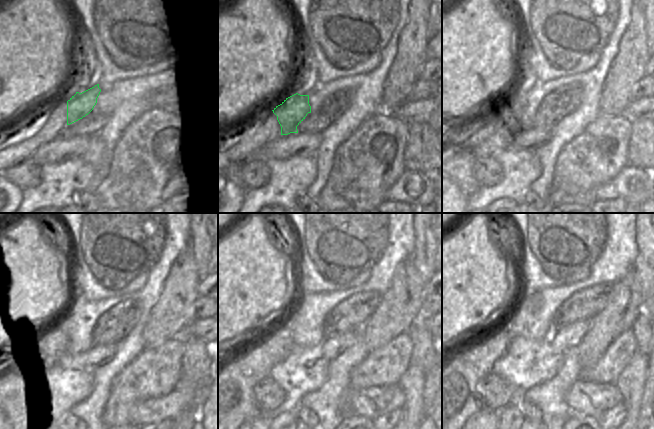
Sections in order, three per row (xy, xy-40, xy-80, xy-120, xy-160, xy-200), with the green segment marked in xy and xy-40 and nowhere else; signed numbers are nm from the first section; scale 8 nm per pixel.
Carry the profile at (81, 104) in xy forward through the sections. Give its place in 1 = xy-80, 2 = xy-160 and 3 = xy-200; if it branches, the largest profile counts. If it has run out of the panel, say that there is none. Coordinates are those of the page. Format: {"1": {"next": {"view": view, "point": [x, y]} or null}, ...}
{"1": {"next": {"view": "xy-80", "point": [462, 164]}}, "2": {"next": {"view": "xy-160", "point": [238, 377]}}, "3": {"next": {"view": "xy-200", "point": [462, 373]}}}

